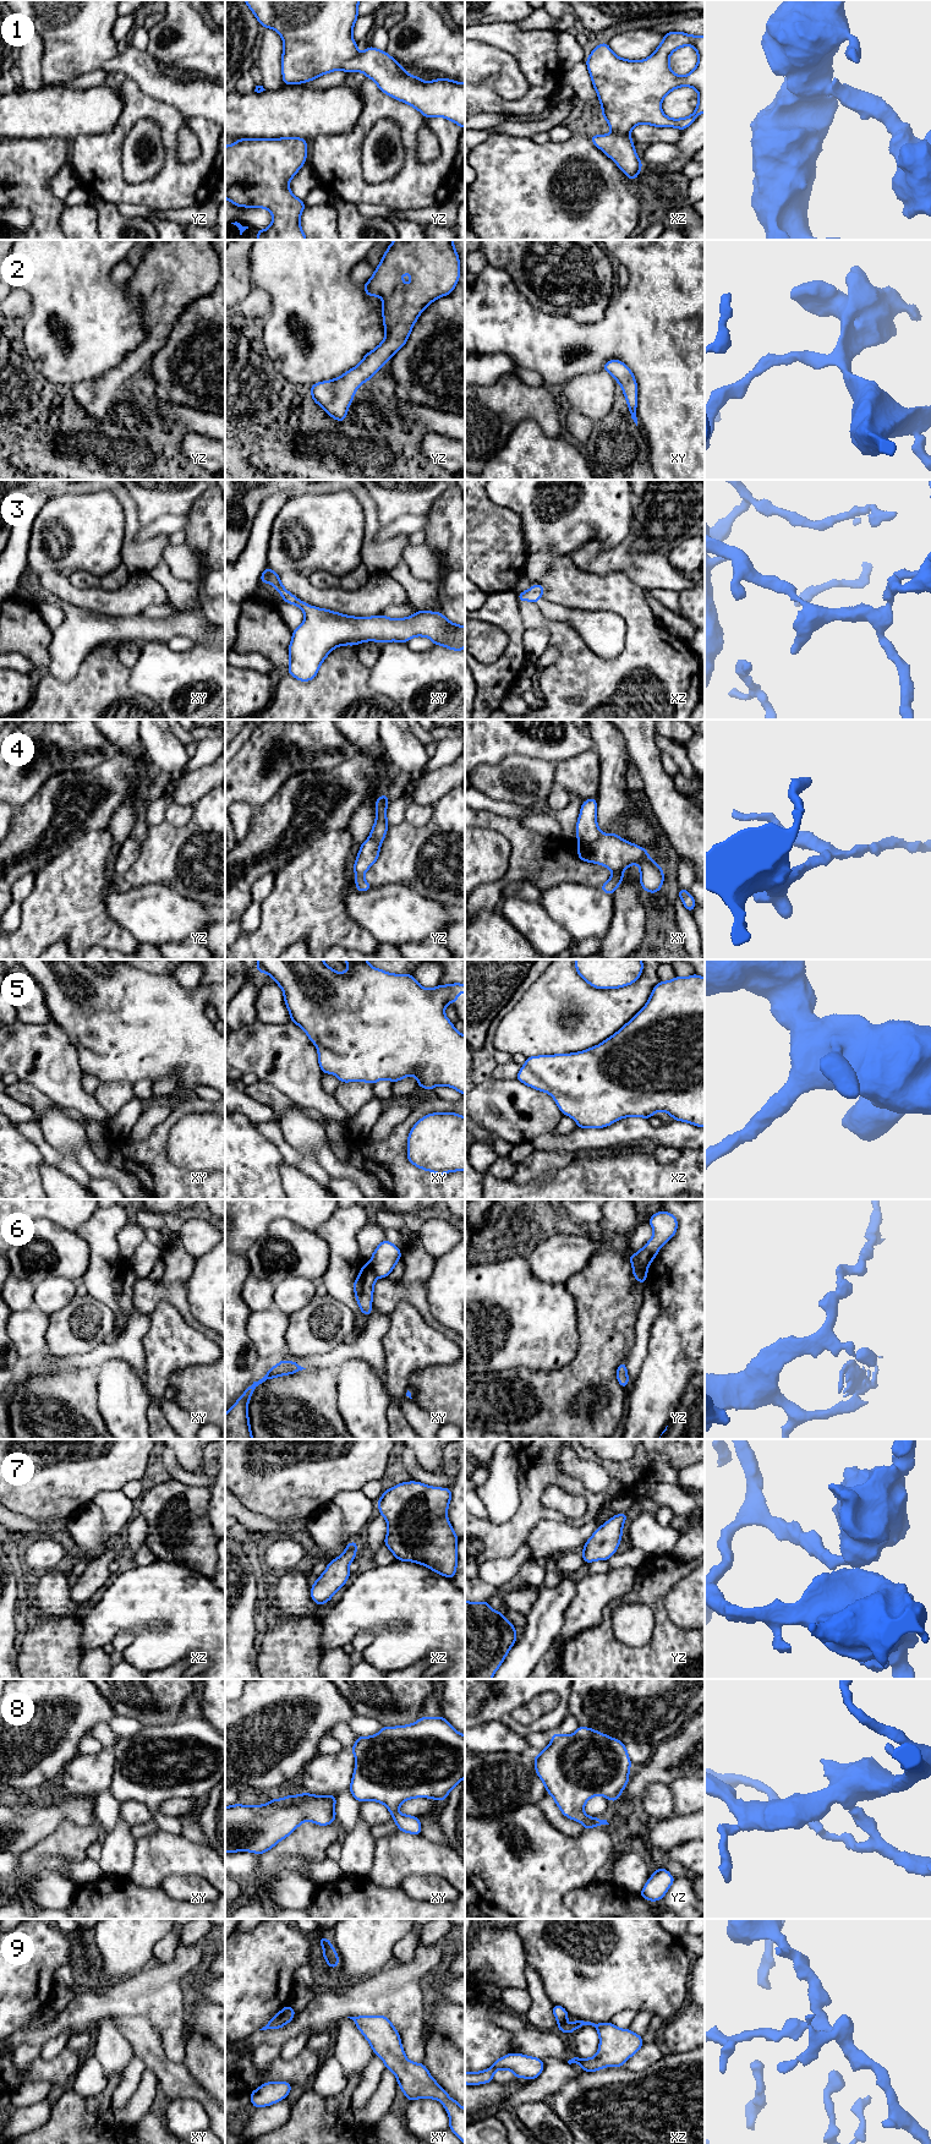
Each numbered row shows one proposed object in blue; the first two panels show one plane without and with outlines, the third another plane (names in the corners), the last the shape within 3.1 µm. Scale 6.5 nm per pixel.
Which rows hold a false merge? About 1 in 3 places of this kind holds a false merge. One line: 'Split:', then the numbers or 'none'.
Split: 4, 6

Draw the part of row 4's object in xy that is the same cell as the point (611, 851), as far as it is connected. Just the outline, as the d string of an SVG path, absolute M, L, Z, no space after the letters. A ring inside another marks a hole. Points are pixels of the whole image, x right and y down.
M617 833L601 835L592 843L576 846L579 847L576 858L603 865L613 871L608 881L599 887L608 895L614 893L623 881L623 871L632 864L640 866L640 884L645 891L656 893L663 885L662 866L651 859L645 848L623 839Z

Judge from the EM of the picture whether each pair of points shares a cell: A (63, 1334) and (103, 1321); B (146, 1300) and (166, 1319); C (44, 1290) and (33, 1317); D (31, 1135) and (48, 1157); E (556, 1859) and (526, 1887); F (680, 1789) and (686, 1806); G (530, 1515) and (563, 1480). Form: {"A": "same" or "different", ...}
{"A": "same", "B": "different", "C": "different", "D": "same", "E": "same", "F": "same", "G": "same"}

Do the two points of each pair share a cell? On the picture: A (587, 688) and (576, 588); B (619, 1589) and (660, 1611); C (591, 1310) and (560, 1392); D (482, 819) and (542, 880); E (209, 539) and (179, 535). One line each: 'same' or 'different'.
A: same
B: different
C: same
D: same
E: different

